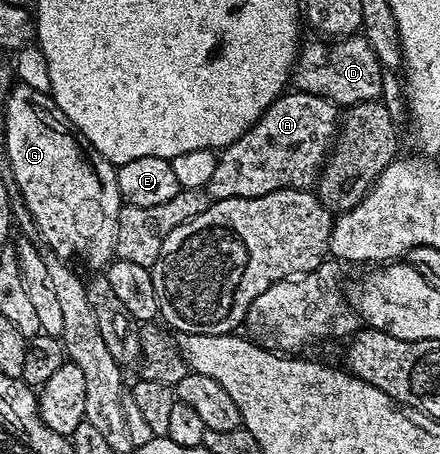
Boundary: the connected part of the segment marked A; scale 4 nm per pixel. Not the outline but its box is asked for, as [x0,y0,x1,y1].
[206,90,338,200]

